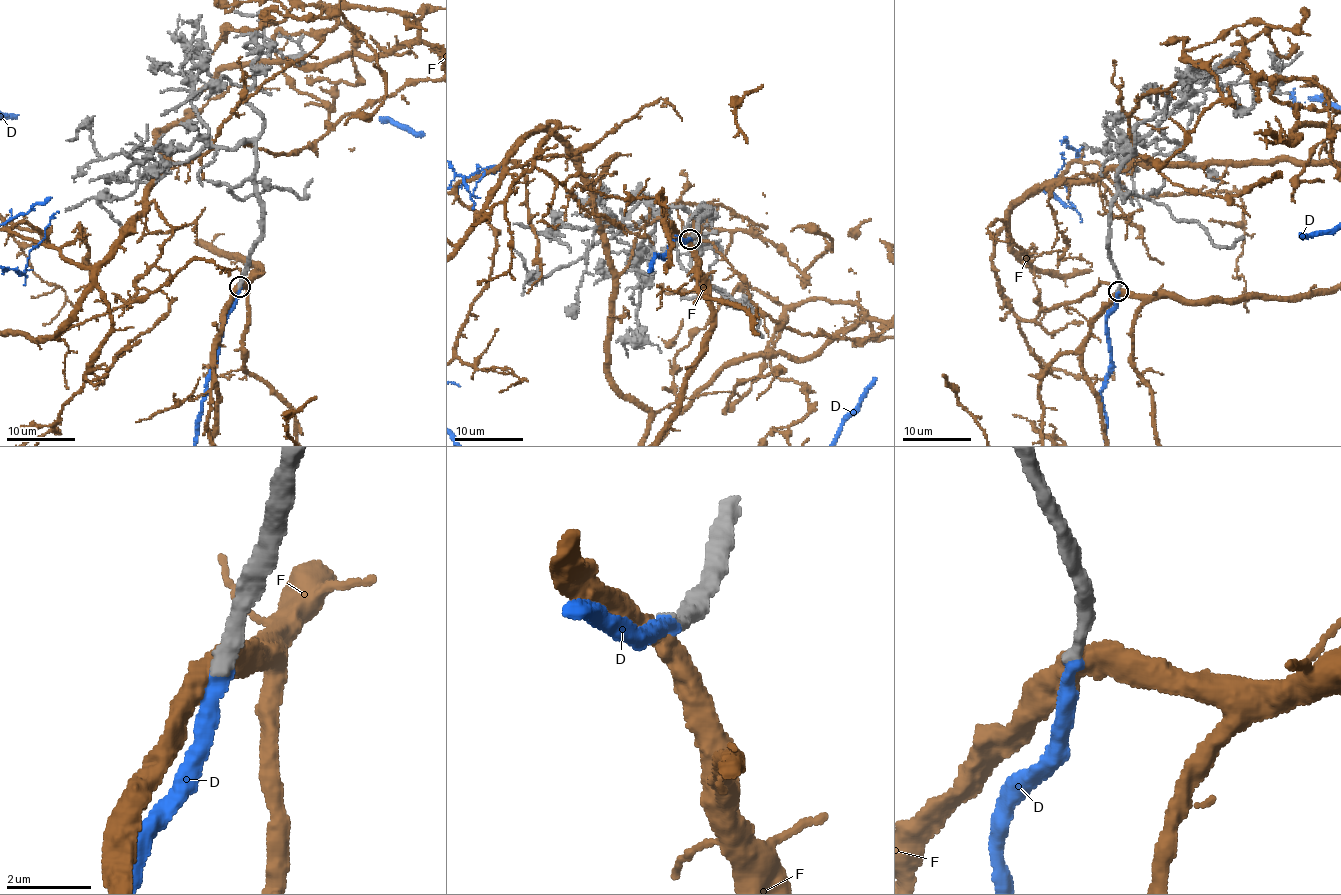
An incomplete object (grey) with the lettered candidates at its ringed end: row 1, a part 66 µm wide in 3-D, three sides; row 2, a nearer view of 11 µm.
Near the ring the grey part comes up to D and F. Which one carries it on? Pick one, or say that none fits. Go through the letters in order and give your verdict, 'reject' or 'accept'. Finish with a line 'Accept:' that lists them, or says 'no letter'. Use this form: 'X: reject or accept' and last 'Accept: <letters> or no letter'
D: accept
F: reject
Accept: D

